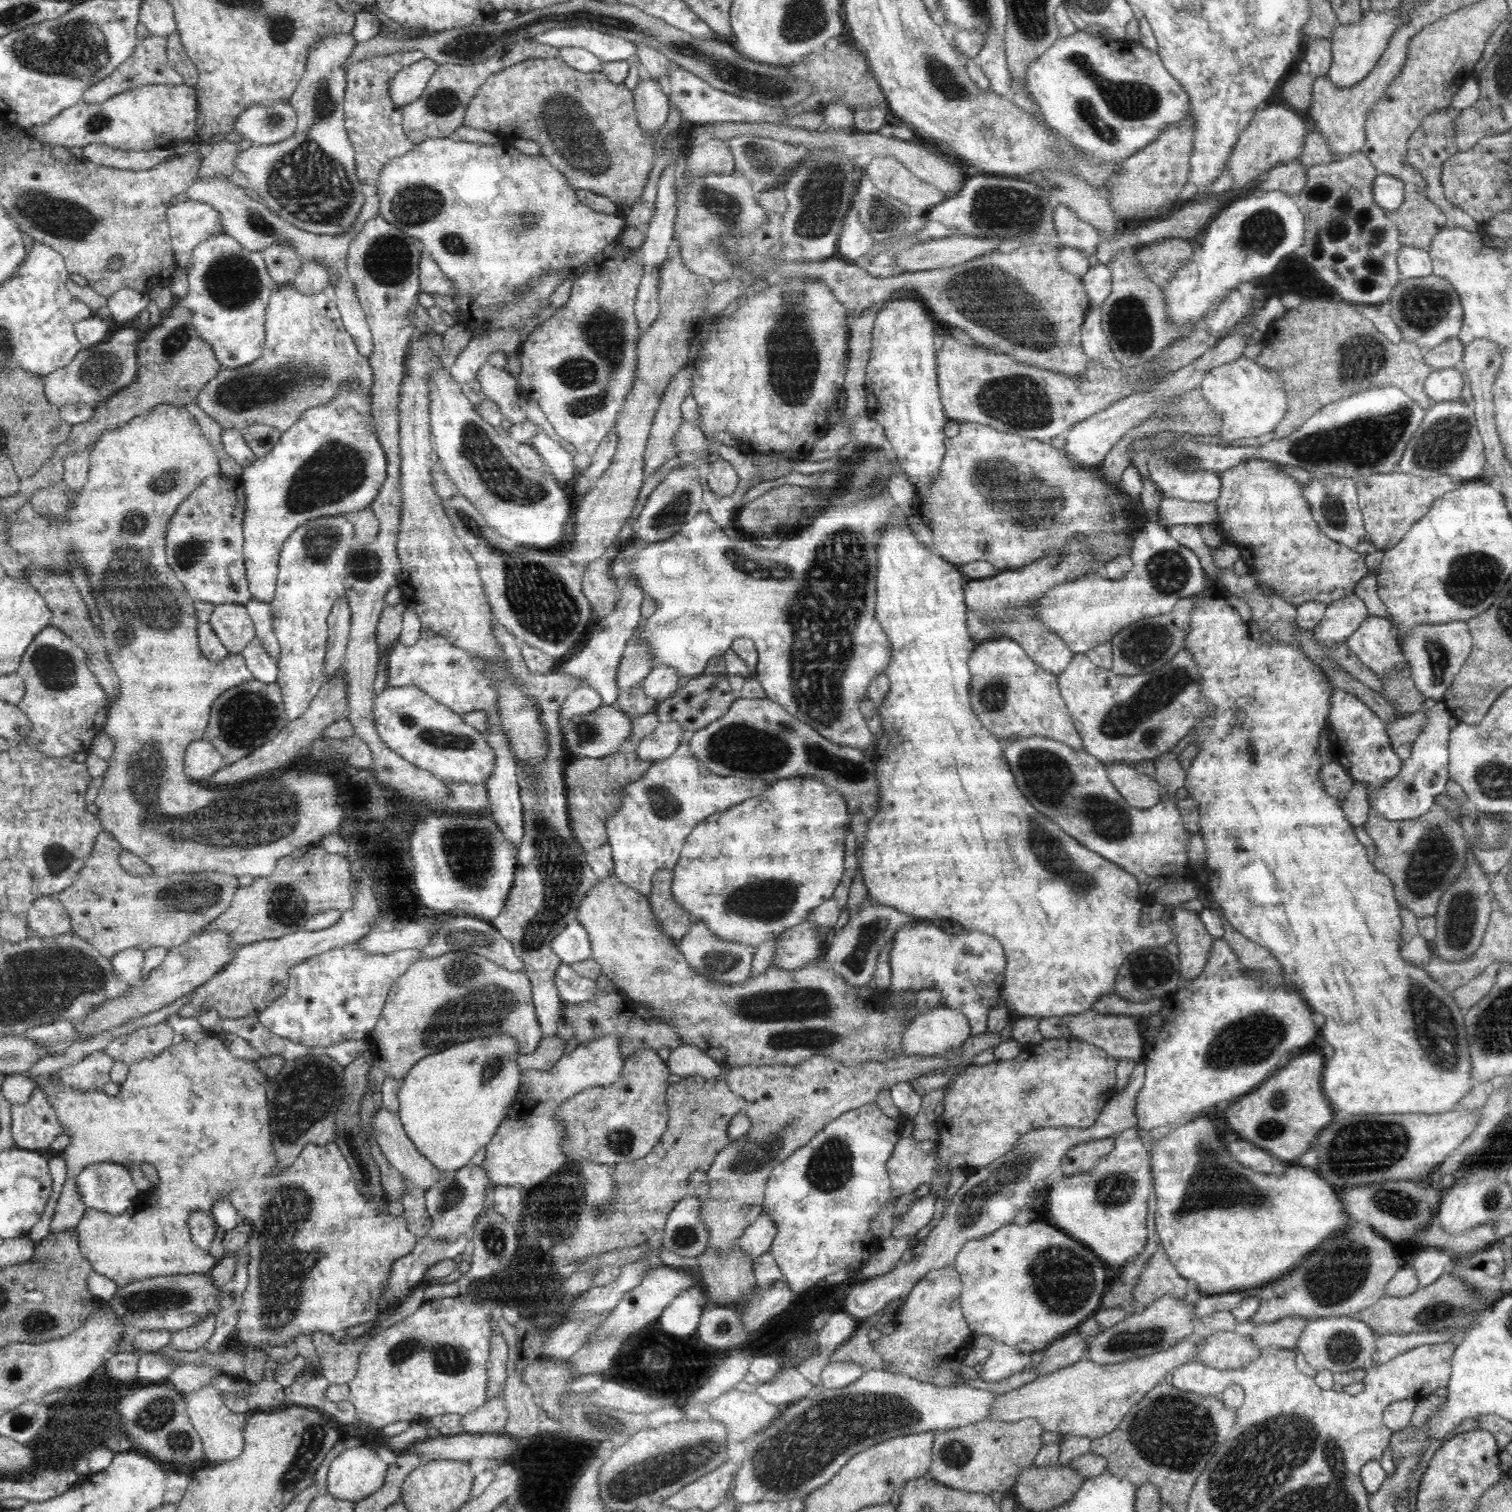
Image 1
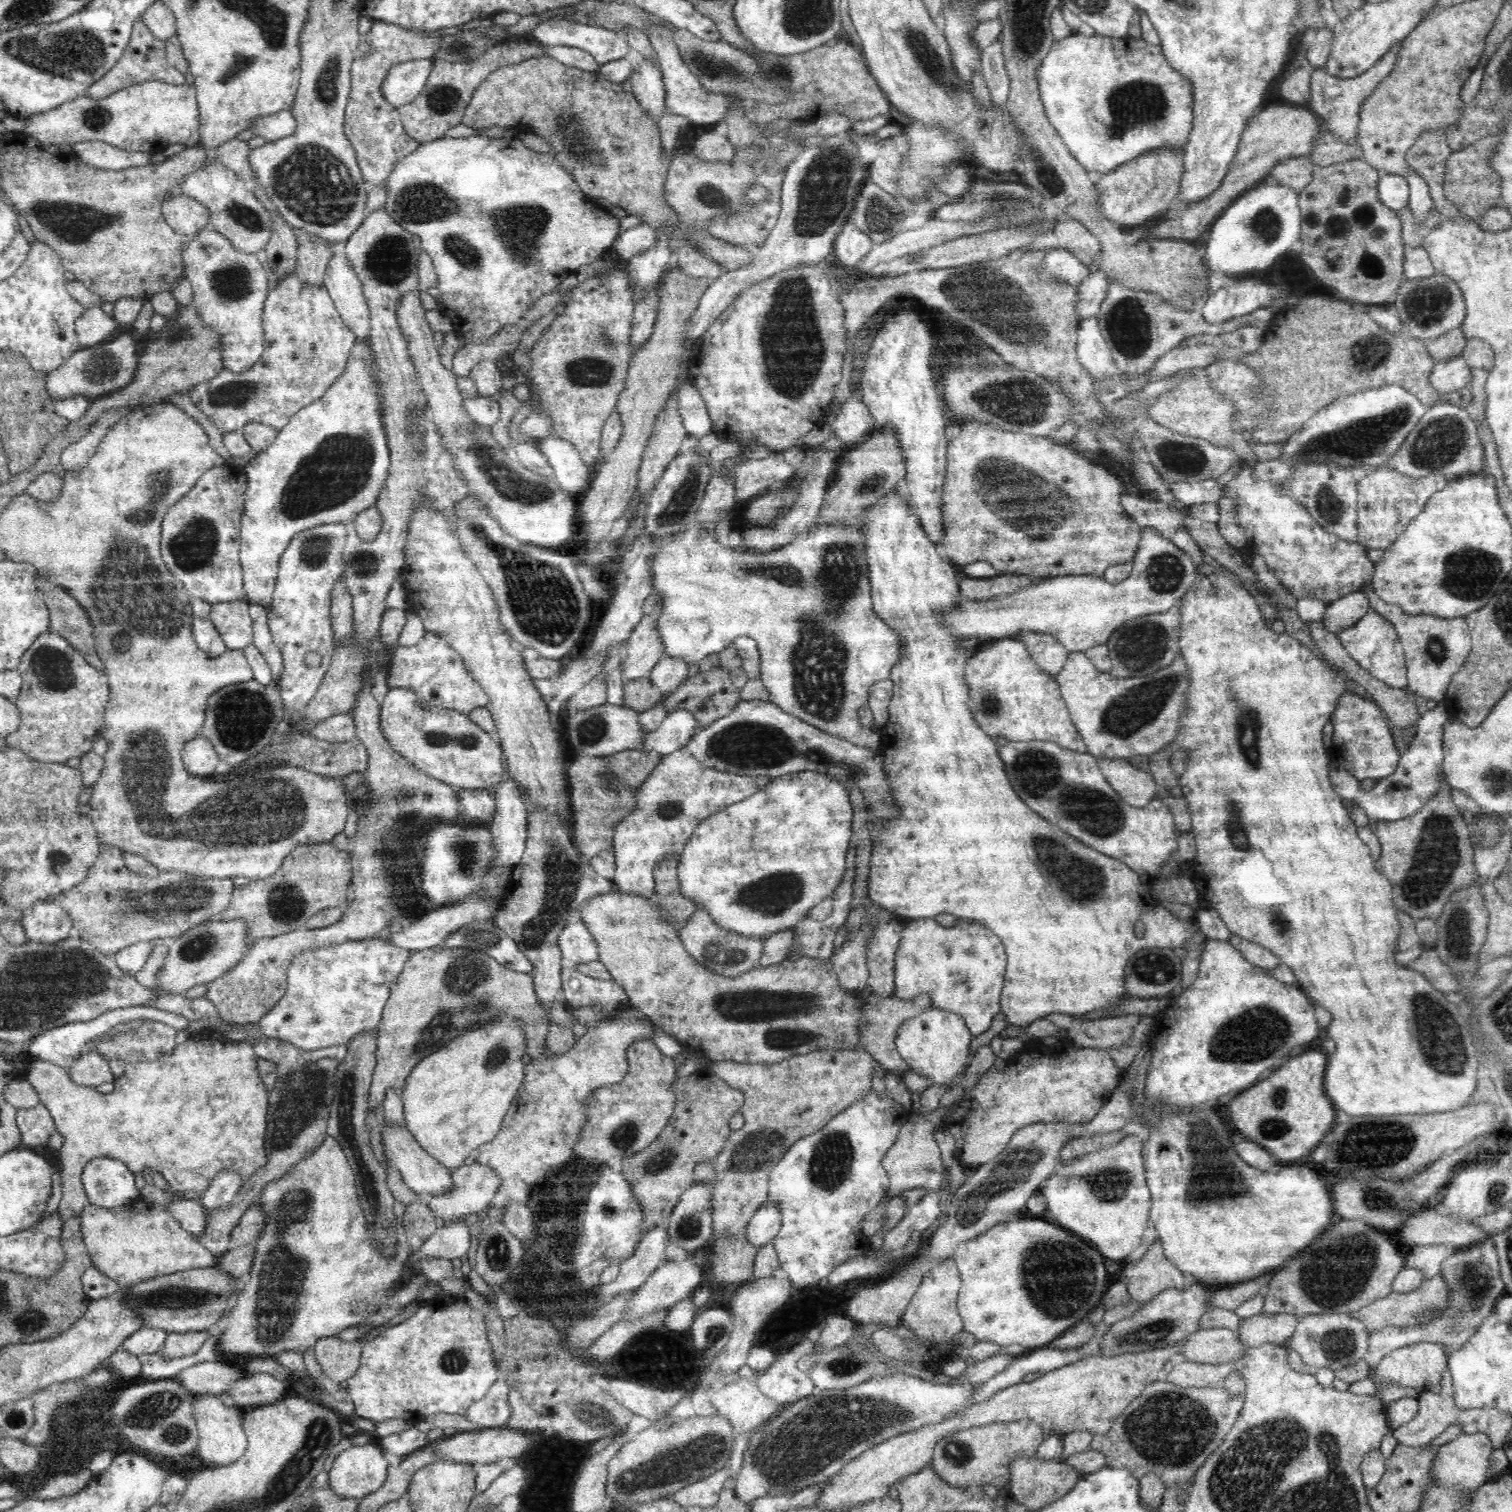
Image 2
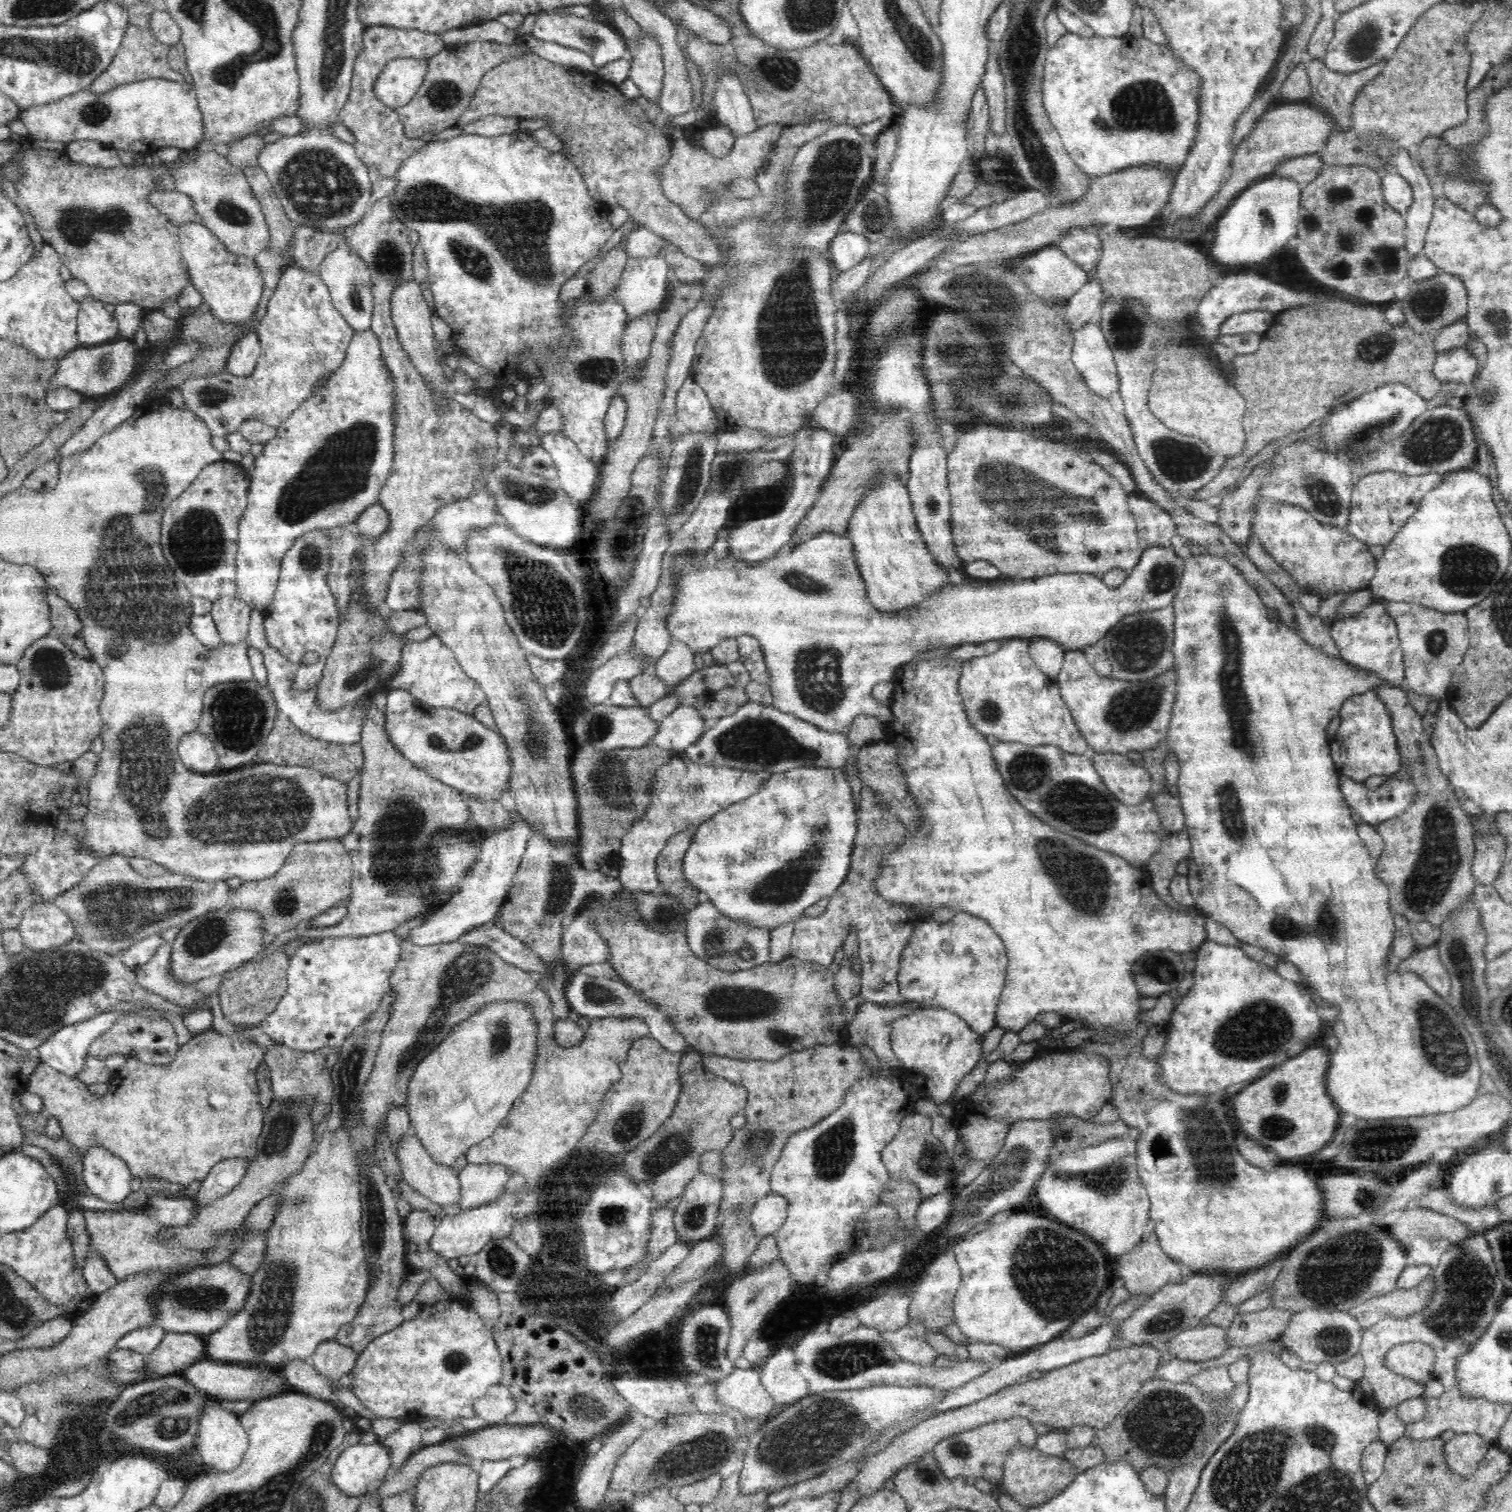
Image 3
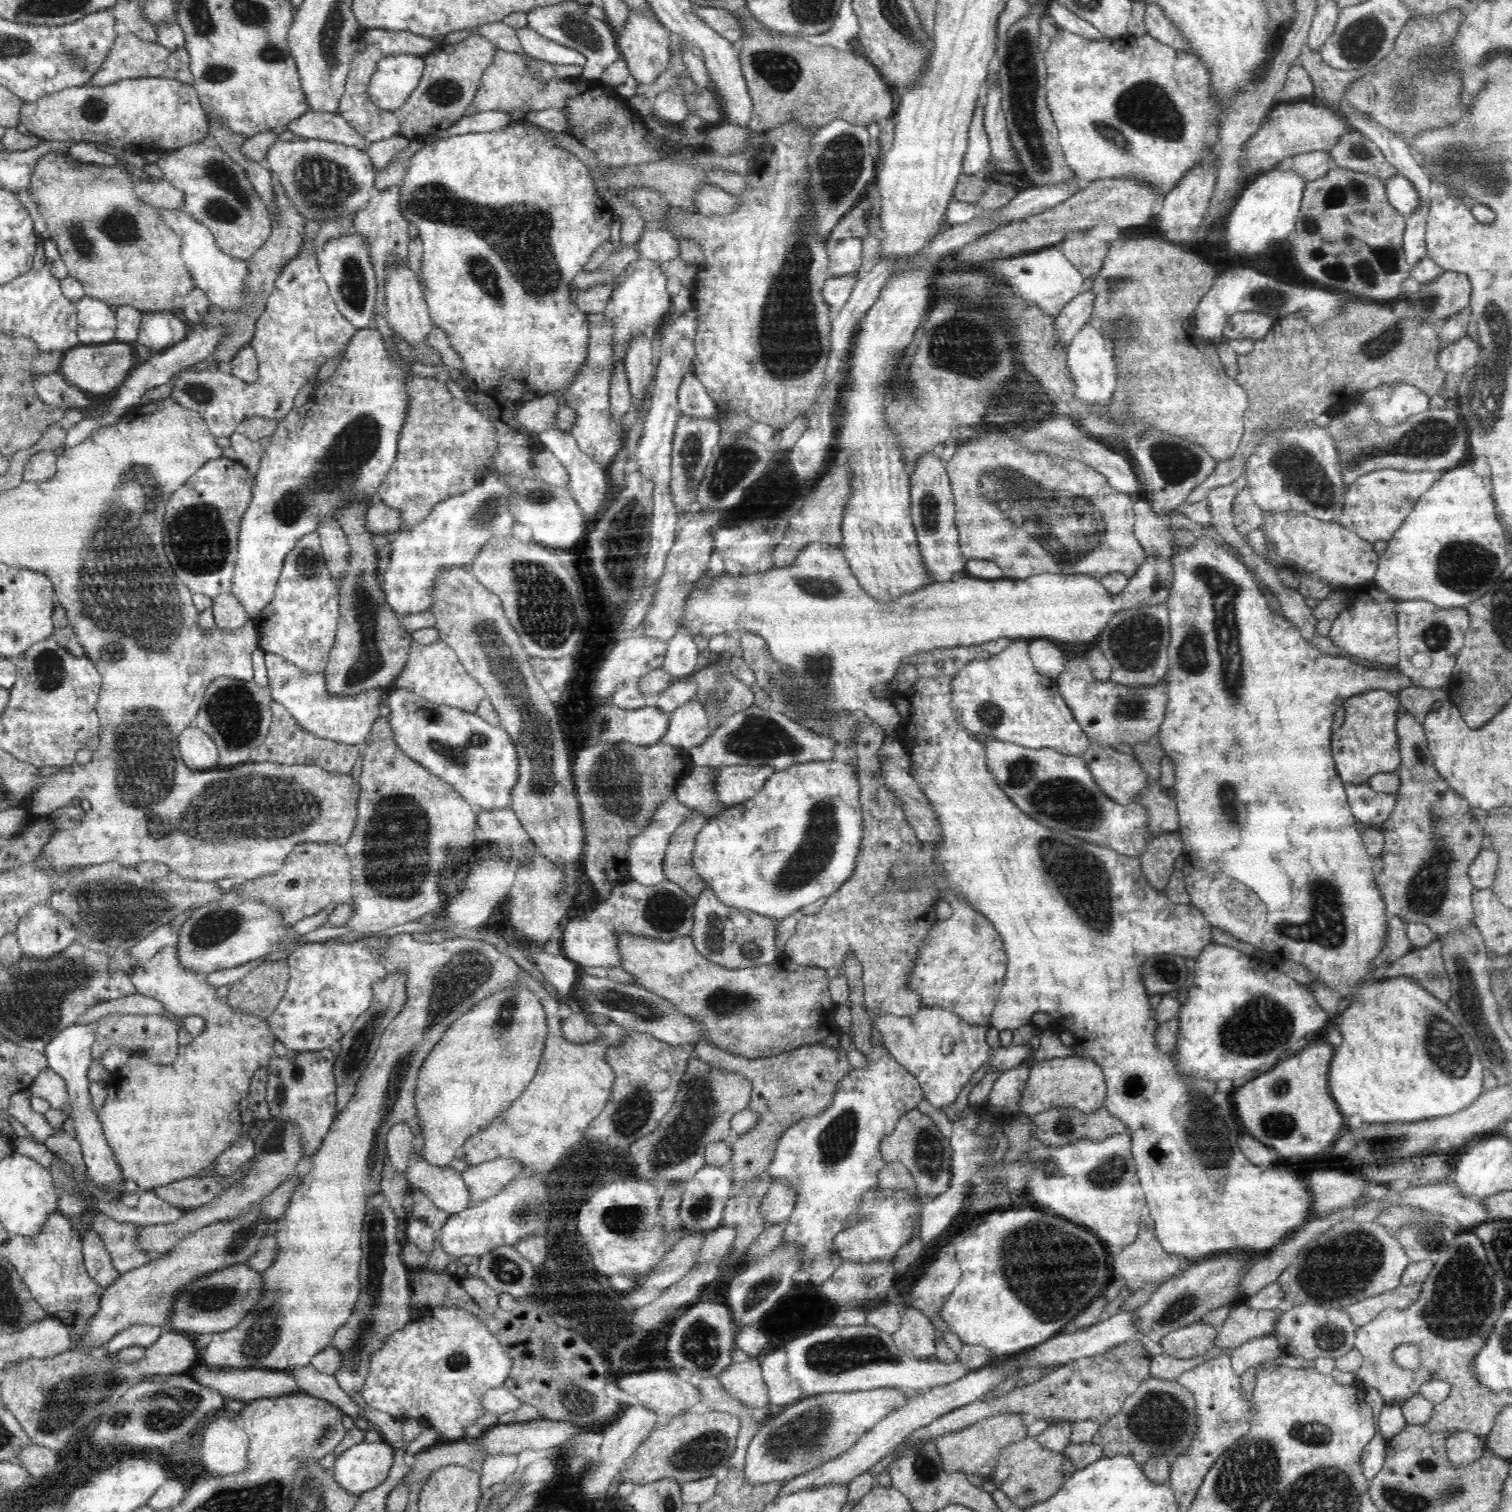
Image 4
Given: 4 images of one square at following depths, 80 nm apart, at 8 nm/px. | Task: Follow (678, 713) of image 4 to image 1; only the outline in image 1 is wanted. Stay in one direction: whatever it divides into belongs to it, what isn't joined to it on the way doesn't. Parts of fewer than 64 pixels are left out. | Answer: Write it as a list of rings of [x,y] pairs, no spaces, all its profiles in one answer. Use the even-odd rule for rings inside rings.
[[[674,720],[674,722],[659,723],[648,736],[638,743],[637,758],[640,760],[660,761],[672,756],[678,748],[682,737],[690,735]]]

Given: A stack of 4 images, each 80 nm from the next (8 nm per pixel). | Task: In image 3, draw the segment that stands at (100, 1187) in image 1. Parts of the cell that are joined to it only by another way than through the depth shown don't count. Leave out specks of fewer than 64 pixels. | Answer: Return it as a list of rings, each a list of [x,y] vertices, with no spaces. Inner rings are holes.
[[[93,1147],[82,1159],[83,1161],[83,1184],[89,1190],[89,1194],[92,1196],[96,1196],[96,1198],[101,1198],[104,1202],[108,1202],[108,1204],[120,1204],[120,1202],[124,1202],[128,1196],[130,1196],[130,1192],[132,1192],[132,1186],[130,1186],[130,1182],[132,1182],[133,1176],[130,1173],[130,1169],[124,1160],[122,1160],[118,1156],[112,1155],[108,1150],[102,1147]]]

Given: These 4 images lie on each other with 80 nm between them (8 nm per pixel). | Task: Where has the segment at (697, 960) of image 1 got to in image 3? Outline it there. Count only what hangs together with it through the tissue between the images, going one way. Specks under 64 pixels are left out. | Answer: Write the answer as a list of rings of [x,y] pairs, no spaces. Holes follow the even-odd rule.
[[[703,900],[687,914],[685,935],[690,950],[707,962],[710,966],[726,972],[748,970],[760,964],[768,963],[770,958],[769,942],[771,930],[769,928],[756,929],[743,922],[734,922],[727,916],[720,914],[712,901]]]

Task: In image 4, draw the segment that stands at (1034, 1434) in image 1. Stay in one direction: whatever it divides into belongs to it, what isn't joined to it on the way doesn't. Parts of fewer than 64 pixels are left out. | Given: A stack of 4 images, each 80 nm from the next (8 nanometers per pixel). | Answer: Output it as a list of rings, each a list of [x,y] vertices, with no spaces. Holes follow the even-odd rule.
[[[1004,1413],[996,1414],[996,1416],[988,1416],[968,1428],[950,1432],[935,1439],[935,1445],[941,1456],[943,1469],[946,1472],[960,1472],[966,1474],[979,1474],[984,1479],[990,1479],[994,1470],[996,1470],[996,1462],[1000,1456],[1000,1450],[1012,1442],[1020,1442],[1028,1436],[1026,1427],[1028,1424],[1024,1422],[1020,1414]]]

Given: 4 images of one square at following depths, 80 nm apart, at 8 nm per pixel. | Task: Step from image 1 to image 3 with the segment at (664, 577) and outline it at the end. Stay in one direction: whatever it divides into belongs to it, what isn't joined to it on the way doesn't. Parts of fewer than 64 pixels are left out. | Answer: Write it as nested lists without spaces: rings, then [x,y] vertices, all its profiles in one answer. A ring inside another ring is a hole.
[[[822,532],[818,536],[814,536],[812,540],[808,542],[802,542],[798,544],[796,548],[781,550],[770,560],[764,560],[764,562],[758,562],[756,564],[749,564],[746,560],[737,560],[729,555],[726,558],[715,558],[712,550],[706,556],[704,562],[691,562],[687,556],[678,556],[676,558],[677,575],[673,580],[674,587],[676,587],[676,598],[674,598],[674,606],[672,606],[672,612],[667,618],[667,629],[671,634],[671,644],[681,642],[686,646],[690,647],[690,650],[696,655],[697,659],[703,653],[711,651],[720,642],[736,638],[740,635],[750,635],[759,640],[761,644],[761,650],[764,653],[764,661],[766,662],[767,672],[769,674],[769,687],[773,693],[773,704],[776,708],[781,711],[787,712],[809,722],[810,724],[816,725],[822,730],[828,731],[829,733],[840,733],[848,734],[854,720],[856,720],[859,714],[870,715],[876,717],[880,724],[886,728],[888,724],[893,721],[893,712],[889,706],[881,705],[871,696],[871,690],[879,682],[892,681],[898,668],[901,665],[912,661],[917,654],[920,652],[926,652],[938,647],[949,646],[952,647],[955,644],[959,646],[962,644],[980,644],[983,642],[990,642],[992,640],[1003,640],[1003,639],[1030,639],[1032,637],[1046,637],[1047,639],[1055,640],[1058,644],[1061,644],[1066,651],[1077,651],[1083,650],[1087,646],[1095,645],[1096,642],[1102,641],[1104,636],[1108,634],[1108,630],[1112,630],[1122,618],[1126,616],[1132,616],[1136,612],[1146,612],[1146,610],[1160,610],[1160,608],[1166,608],[1172,606],[1175,600],[1176,594],[1180,591],[1180,578],[1182,572],[1185,571],[1185,560],[1183,560],[1173,550],[1172,546],[1166,548],[1164,546],[1145,546],[1144,554],[1140,558],[1138,566],[1134,570],[1129,572],[1128,578],[1123,582],[1120,588],[1109,588],[1100,577],[1096,577],[1093,574],[1086,573],[1072,573],[1072,574],[1052,574],[1048,576],[1036,576],[1030,578],[1030,580],[1024,580],[1022,584],[1008,584],[1008,582],[994,582],[992,581],[979,581],[963,579],[958,585],[948,584],[944,589],[941,589],[932,599],[923,601],[916,608],[906,608],[906,610],[900,610],[900,612],[880,612],[874,608],[870,598],[867,594],[867,589],[860,575],[860,570],[856,561],[854,553],[854,546],[850,541],[850,538],[846,536],[837,536],[832,532]]]

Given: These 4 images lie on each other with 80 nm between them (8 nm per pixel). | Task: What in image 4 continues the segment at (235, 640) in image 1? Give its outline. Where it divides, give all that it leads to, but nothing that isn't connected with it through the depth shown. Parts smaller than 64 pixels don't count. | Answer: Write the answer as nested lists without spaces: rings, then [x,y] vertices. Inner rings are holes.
[[[223,593],[216,596],[213,599],[212,609],[215,626],[226,632],[236,632],[250,620],[248,613],[244,610],[244,606],[241,605],[232,593]]]

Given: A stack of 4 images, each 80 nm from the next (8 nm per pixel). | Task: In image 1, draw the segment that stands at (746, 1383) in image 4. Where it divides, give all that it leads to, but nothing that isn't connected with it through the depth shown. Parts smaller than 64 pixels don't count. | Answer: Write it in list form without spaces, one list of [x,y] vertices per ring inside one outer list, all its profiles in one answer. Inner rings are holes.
[[[742,1386],[728,1390],[724,1396],[716,1398],[708,1408],[709,1419],[721,1422],[727,1432],[727,1444],[736,1444],[736,1442],[746,1441],[752,1434],[762,1432],[772,1424],[773,1420],[778,1418],[779,1411],[776,1406],[766,1402],[754,1387]]]

